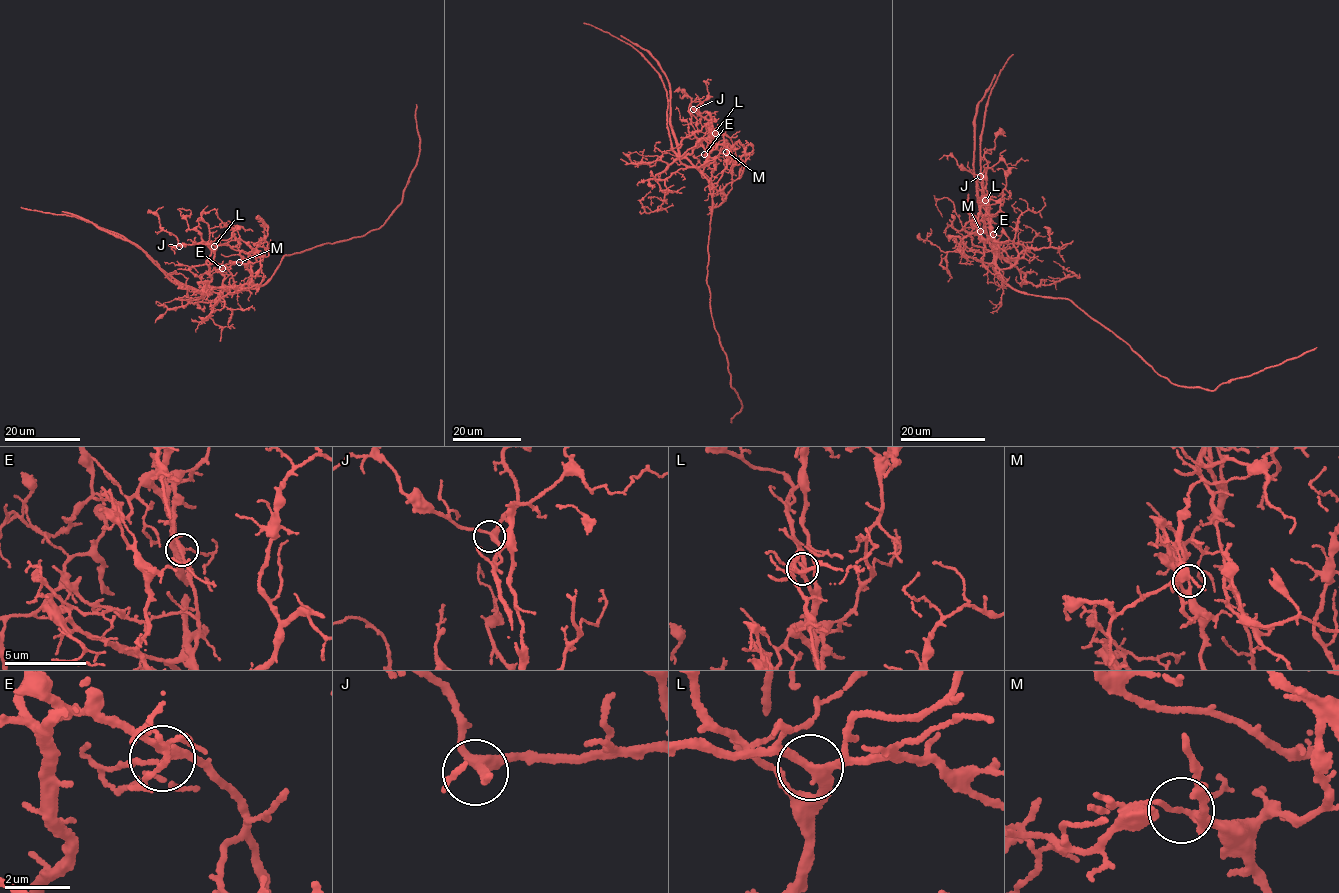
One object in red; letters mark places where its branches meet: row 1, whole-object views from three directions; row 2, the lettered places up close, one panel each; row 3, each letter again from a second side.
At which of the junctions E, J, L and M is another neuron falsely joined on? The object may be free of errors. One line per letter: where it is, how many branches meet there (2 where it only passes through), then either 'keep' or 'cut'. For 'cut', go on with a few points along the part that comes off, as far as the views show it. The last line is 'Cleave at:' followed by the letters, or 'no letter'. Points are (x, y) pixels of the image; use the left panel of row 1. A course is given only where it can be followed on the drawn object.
E: (222, 268) | 3 | keep
J: (179, 246) | 3 | keep
L: (214, 246) | 3 | keep
M: (239, 262) | 3 | cut | (239, 262), (254, 285), (222, 285), (203, 293), (168, 274), (123, 236), (72, 216), (21, 206)
Cleave at: M

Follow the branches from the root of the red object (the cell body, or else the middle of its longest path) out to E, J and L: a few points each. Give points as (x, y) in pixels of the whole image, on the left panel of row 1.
E: (275, 270), (260, 287), (250, 283), (236, 285), (232, 273), (222, 268)
J: (275, 270), (260, 287), (237, 285), (230, 271), (207, 263), (214, 255), (211, 246), (179, 246)
L: (275, 270), (260, 287), (250, 283), (237, 285), (230, 271), (207, 263), (212, 259), (214, 246)

